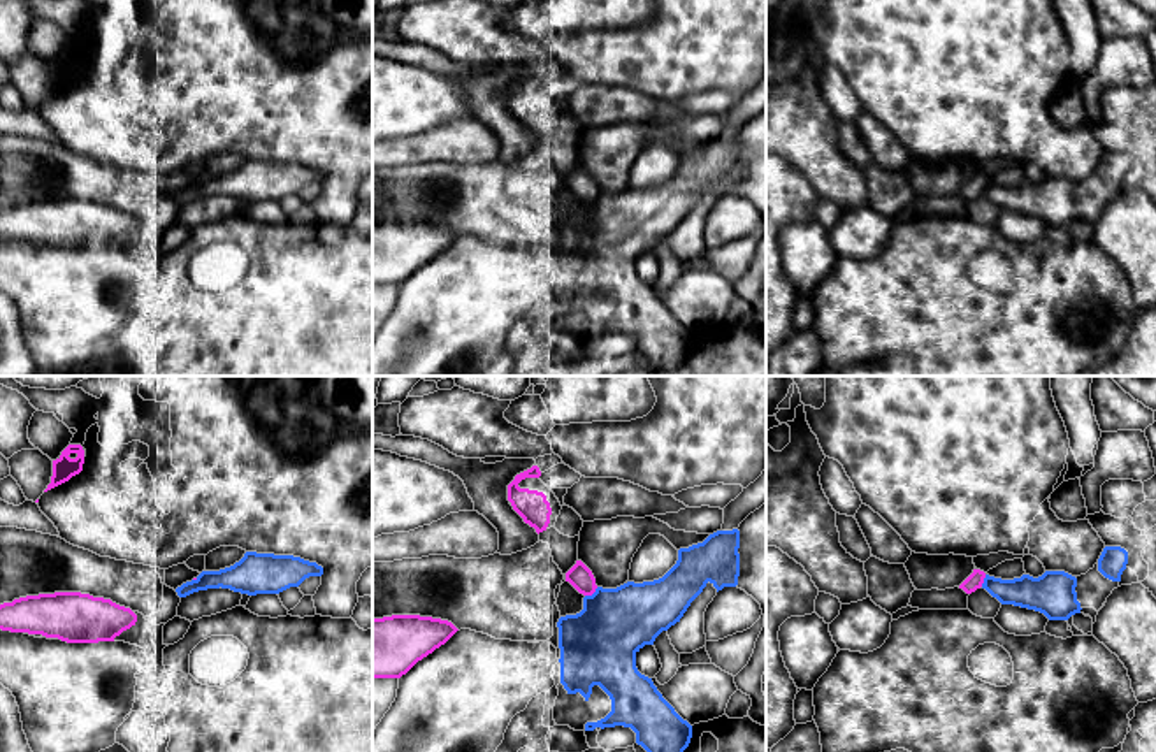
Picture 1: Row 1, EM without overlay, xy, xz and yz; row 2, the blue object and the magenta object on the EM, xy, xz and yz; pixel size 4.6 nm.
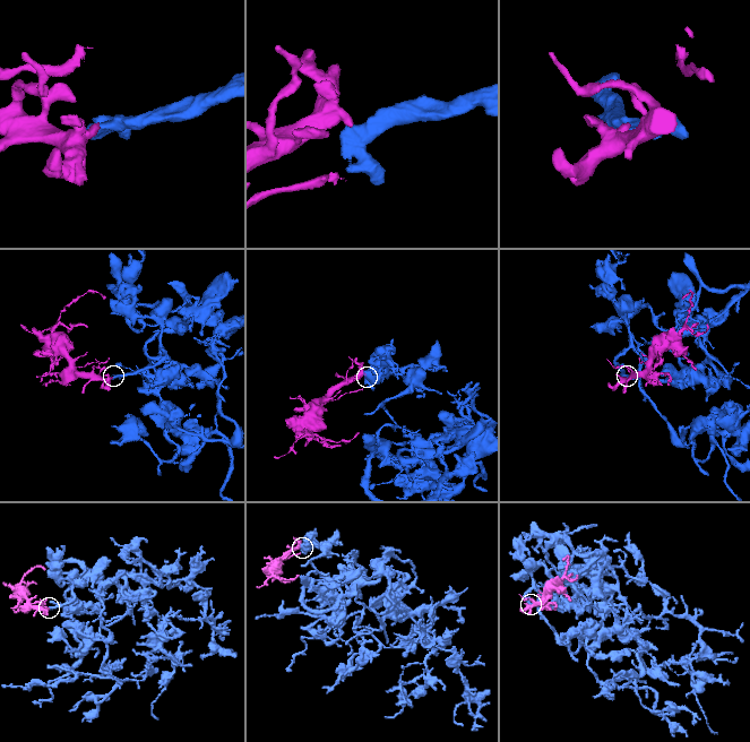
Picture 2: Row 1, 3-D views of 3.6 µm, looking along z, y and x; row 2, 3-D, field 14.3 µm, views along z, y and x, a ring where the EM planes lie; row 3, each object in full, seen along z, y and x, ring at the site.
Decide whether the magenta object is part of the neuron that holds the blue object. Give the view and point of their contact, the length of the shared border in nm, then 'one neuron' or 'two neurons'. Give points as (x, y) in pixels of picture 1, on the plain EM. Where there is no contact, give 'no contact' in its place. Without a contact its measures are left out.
contact xz (592, 201); length 80 nm; two neurons

